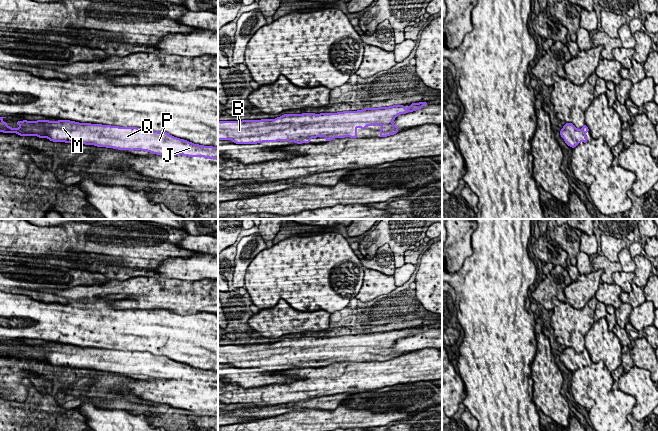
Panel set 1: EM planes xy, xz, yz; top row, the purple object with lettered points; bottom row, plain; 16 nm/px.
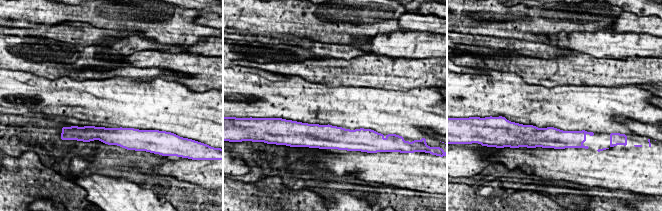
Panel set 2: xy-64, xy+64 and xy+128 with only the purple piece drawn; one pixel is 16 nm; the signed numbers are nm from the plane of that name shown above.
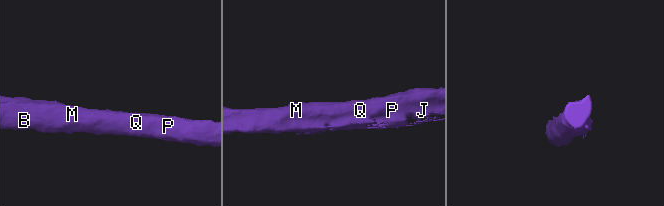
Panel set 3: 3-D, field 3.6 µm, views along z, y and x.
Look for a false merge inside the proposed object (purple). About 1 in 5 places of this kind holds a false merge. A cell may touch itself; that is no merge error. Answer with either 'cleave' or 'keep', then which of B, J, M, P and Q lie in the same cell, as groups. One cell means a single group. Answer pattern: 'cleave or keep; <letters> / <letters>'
keep; B J M P Q

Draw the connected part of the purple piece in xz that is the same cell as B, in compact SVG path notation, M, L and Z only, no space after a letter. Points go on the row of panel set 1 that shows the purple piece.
M428 102L411 103L409 108L404 105L389 107L365 108L357 111L343 111L337 113L302 113L284 114L275 119L218 121L218 140L231 140L236 144L257 144L263 142L289 141L297 144L310 143L310 139L326 137L326 142L335 138L357 138L357 128L365 129L372 125L381 125L380 138L398 133L393 124L400 114L406 114L421 109Z

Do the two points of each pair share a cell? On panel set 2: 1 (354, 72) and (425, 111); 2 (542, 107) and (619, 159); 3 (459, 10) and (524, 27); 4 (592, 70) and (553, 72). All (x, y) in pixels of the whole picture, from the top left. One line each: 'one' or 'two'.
1: two
2: two
3: one
4: one

